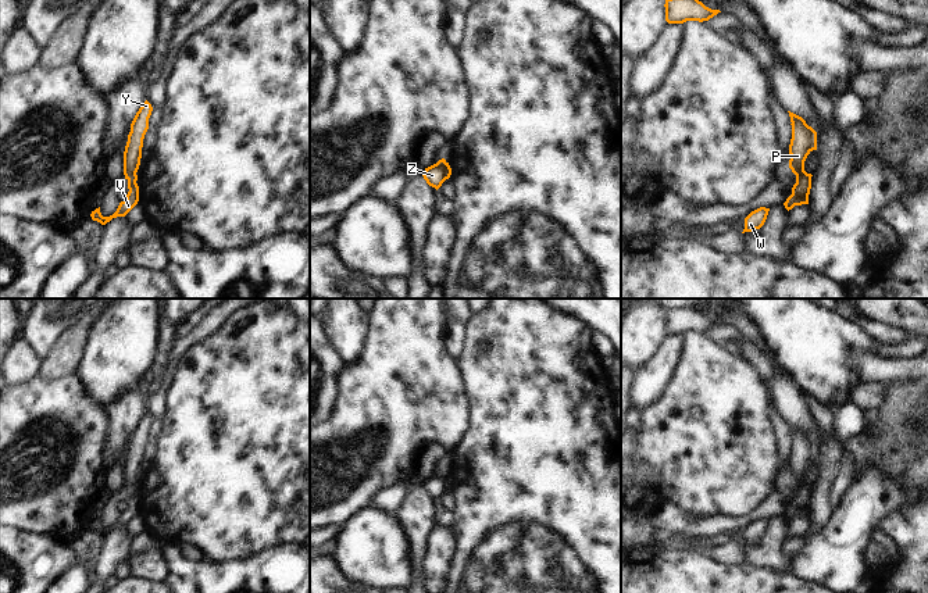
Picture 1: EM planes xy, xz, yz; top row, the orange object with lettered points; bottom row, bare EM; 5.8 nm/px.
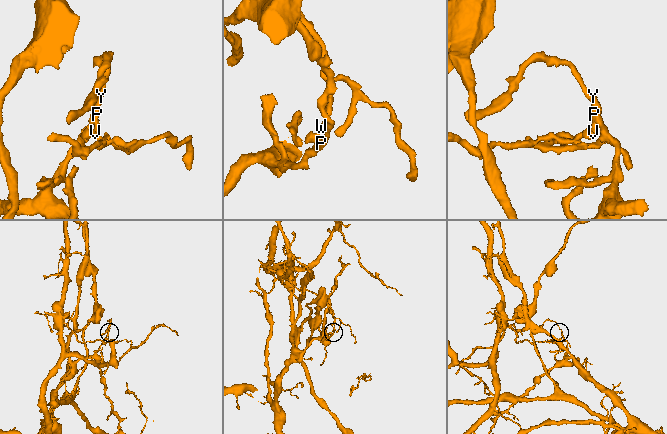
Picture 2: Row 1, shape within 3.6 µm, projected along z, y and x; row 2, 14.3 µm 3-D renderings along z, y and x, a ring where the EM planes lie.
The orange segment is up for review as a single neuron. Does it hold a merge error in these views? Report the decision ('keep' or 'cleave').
cleave

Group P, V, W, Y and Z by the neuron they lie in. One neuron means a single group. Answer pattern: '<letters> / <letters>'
P Y Z / V W

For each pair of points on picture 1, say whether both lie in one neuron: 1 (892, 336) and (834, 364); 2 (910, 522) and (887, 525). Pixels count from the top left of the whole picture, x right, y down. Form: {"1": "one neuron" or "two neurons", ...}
{"1": "two neurons", "2": "one neuron"}

